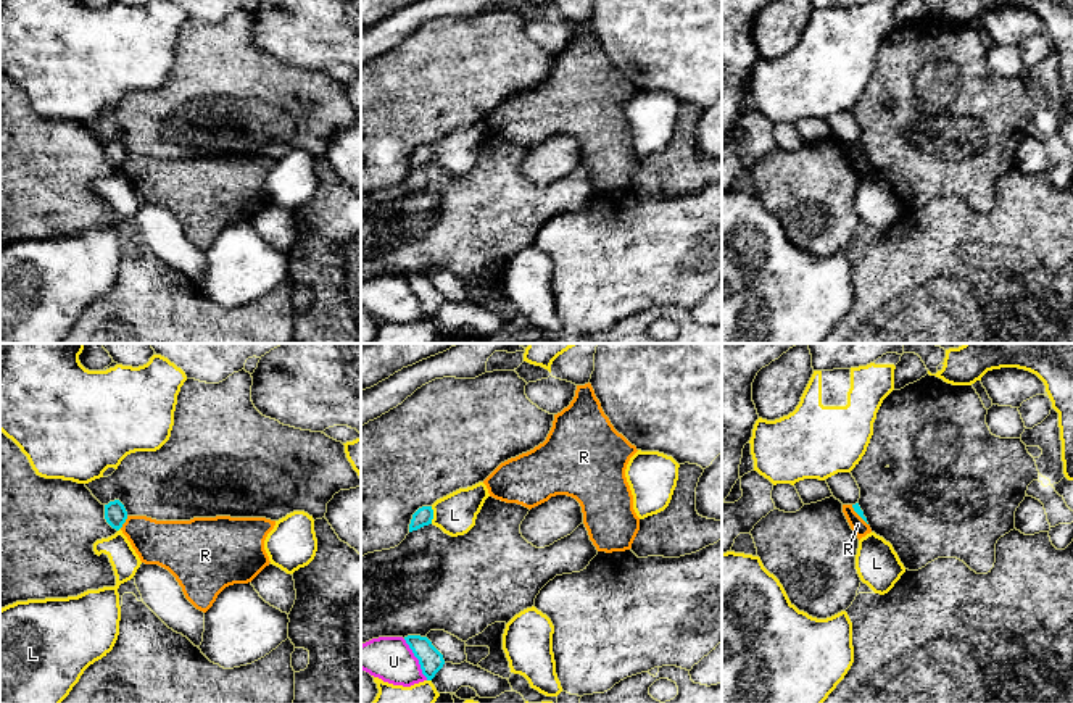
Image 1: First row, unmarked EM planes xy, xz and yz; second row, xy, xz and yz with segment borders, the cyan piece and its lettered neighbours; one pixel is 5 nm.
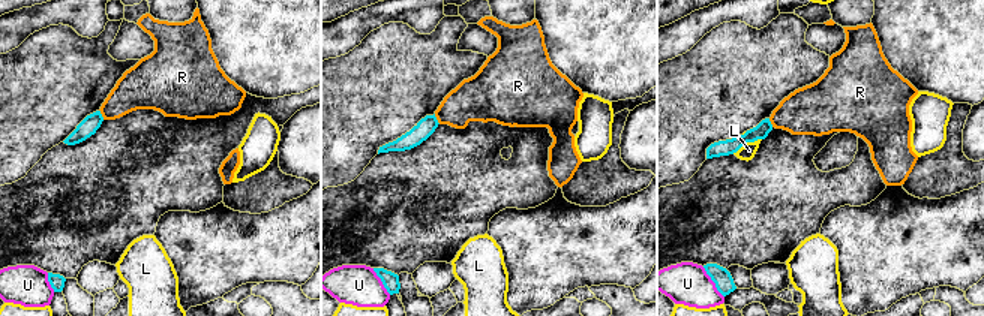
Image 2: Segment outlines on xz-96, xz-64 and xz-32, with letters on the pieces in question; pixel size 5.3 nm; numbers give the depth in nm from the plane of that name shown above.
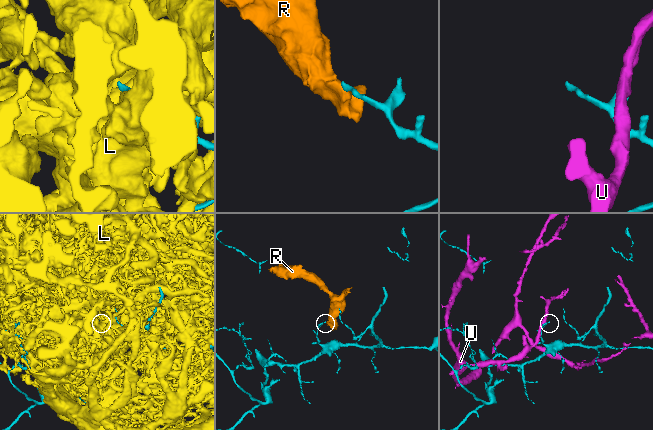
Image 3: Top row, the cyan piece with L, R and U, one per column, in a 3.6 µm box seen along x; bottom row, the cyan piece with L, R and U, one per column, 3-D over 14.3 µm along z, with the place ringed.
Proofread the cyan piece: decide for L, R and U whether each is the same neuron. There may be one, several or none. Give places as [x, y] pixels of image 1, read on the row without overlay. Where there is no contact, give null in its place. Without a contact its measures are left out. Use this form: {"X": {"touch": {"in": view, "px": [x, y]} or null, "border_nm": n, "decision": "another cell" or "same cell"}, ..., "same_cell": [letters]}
{"L": {"touch": {"in": "xz", "px": [432, 153]}, "border_nm": 90, "decision": "another cell"}, "R": {"touch": {"in": "xy", "px": [124, 160]}, "border_nm": 80, "decision": "another cell"}, "U": {"touch": {"in": "xz", "px": [418, 297]}, "border_nm": 240, "decision": "another cell"}, "same_cell": []}

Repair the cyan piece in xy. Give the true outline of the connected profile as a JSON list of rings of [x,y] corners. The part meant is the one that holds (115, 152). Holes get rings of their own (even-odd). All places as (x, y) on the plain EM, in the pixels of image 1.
[[[119,139],[105,144],[105,158],[113,168],[119,169],[127,158],[124,144]]]

